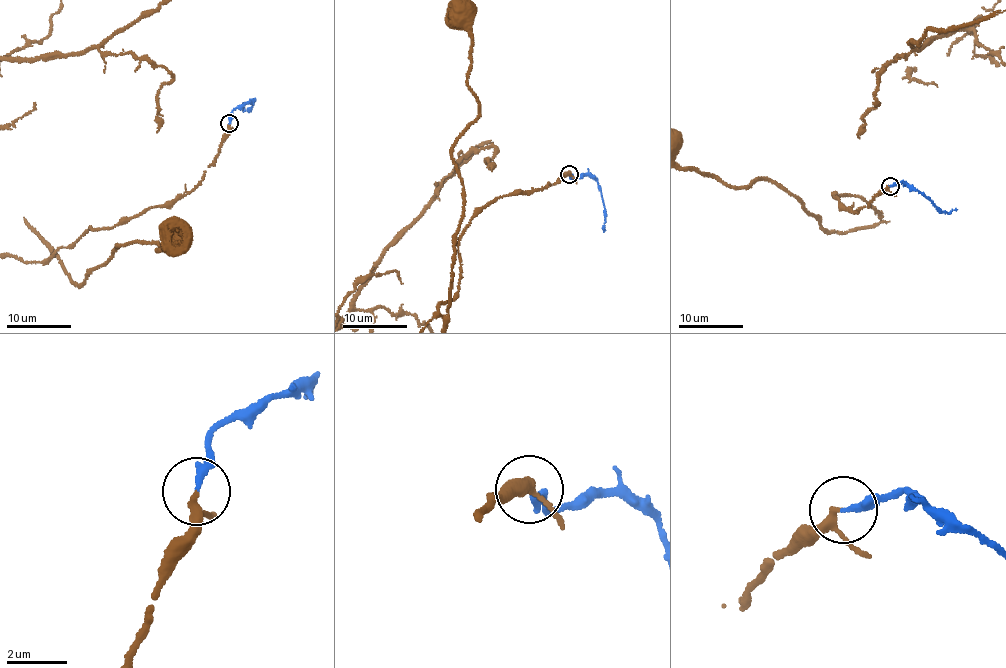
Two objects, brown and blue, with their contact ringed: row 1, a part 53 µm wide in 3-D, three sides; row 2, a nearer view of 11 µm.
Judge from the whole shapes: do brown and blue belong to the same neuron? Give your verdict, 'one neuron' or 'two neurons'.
one neuron

